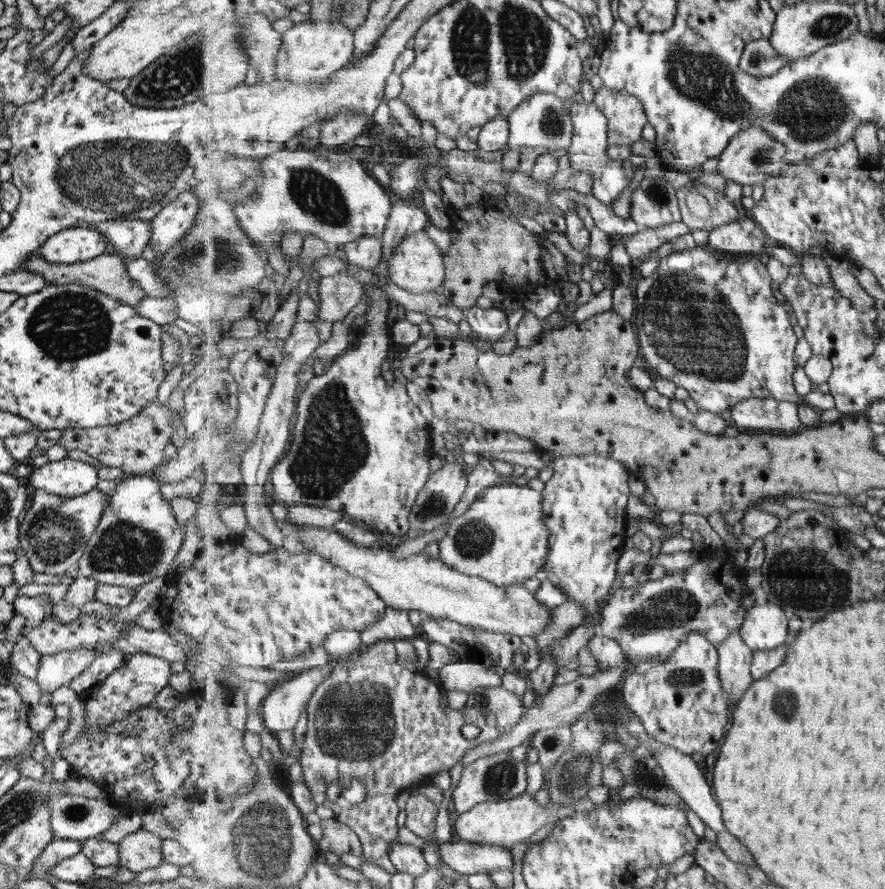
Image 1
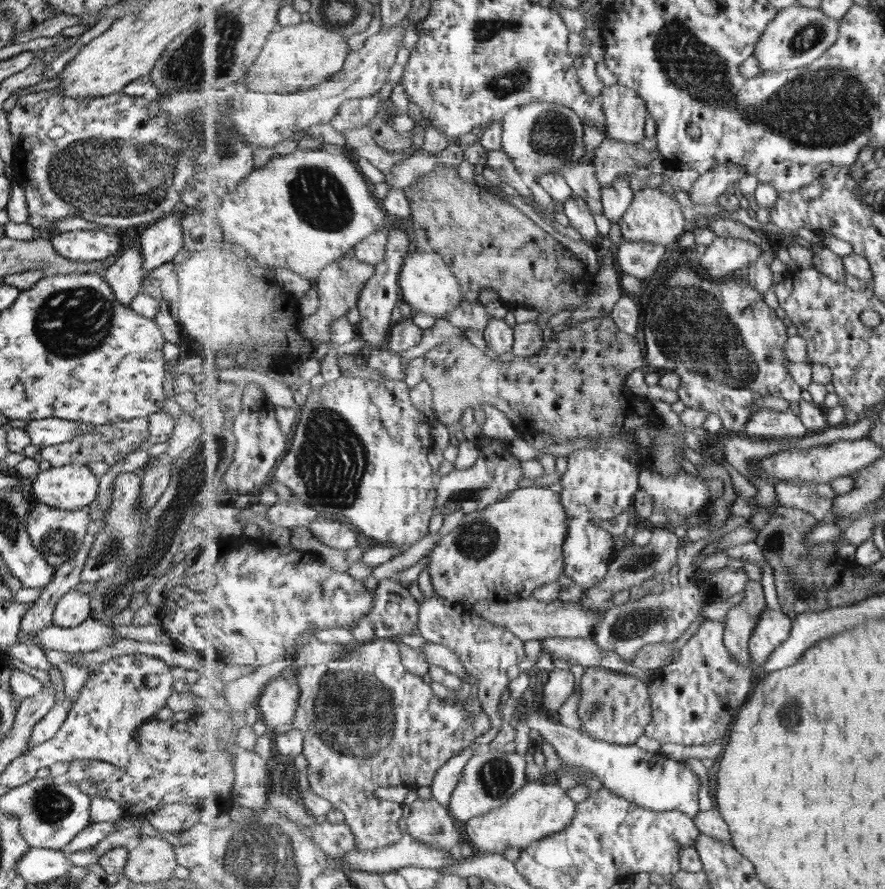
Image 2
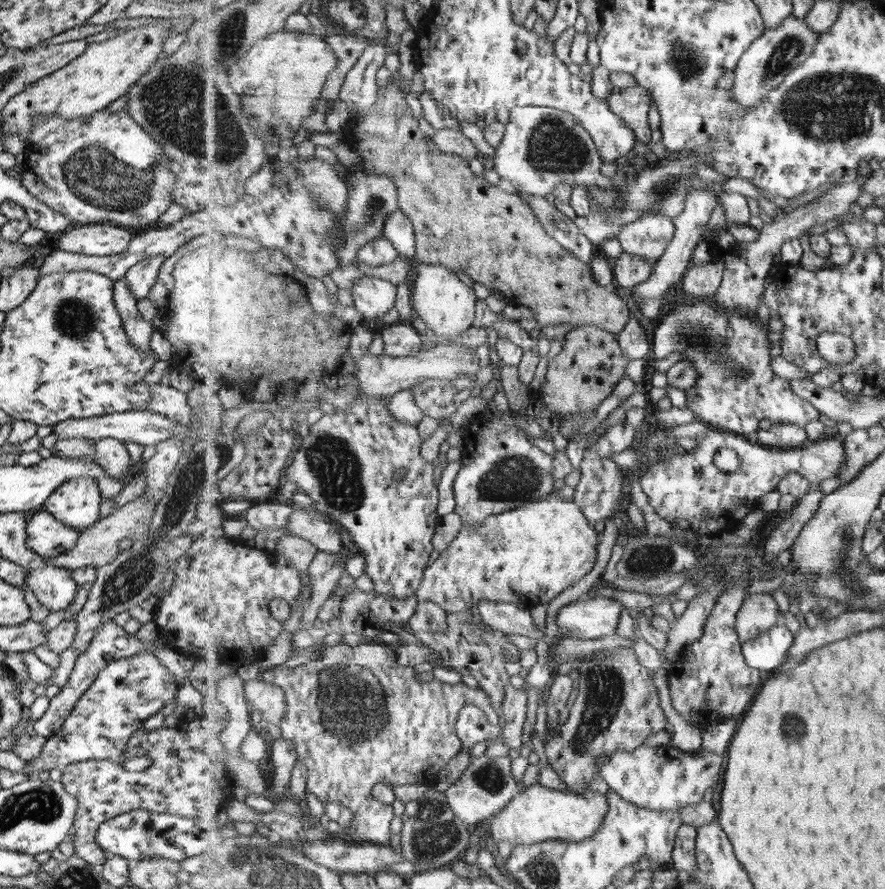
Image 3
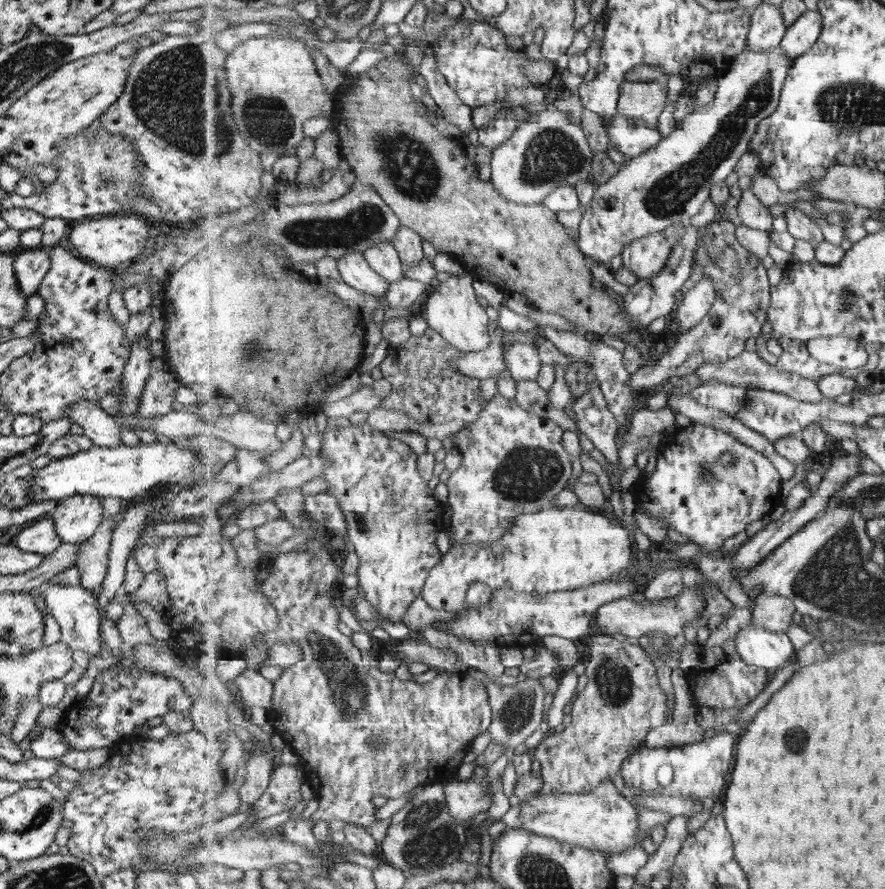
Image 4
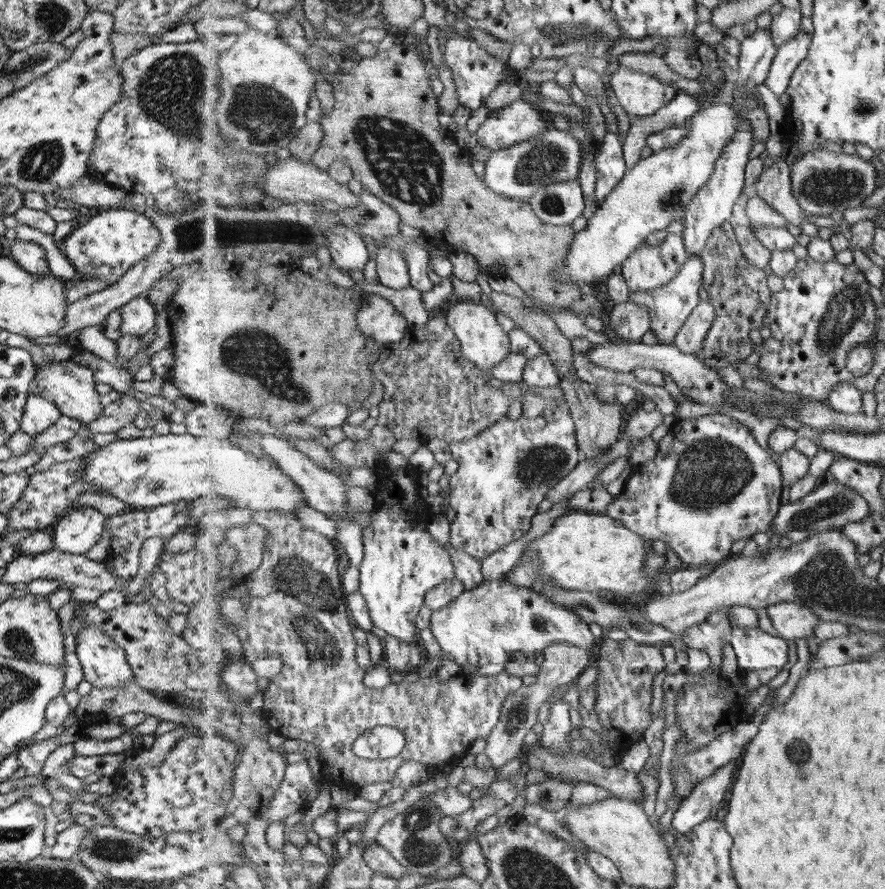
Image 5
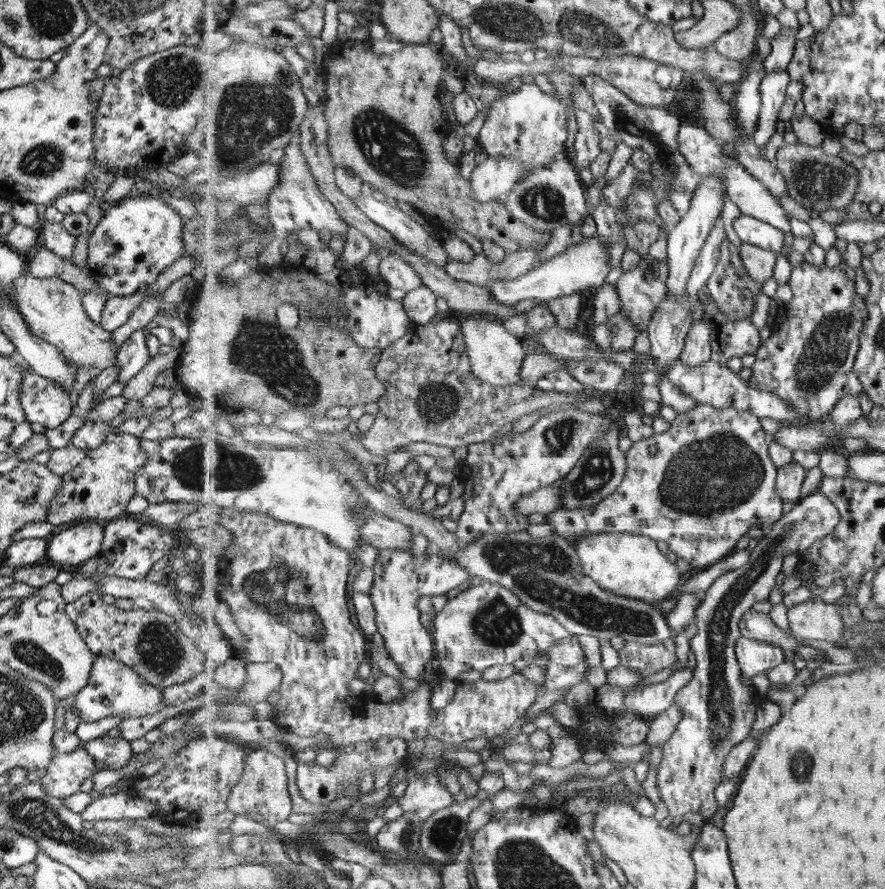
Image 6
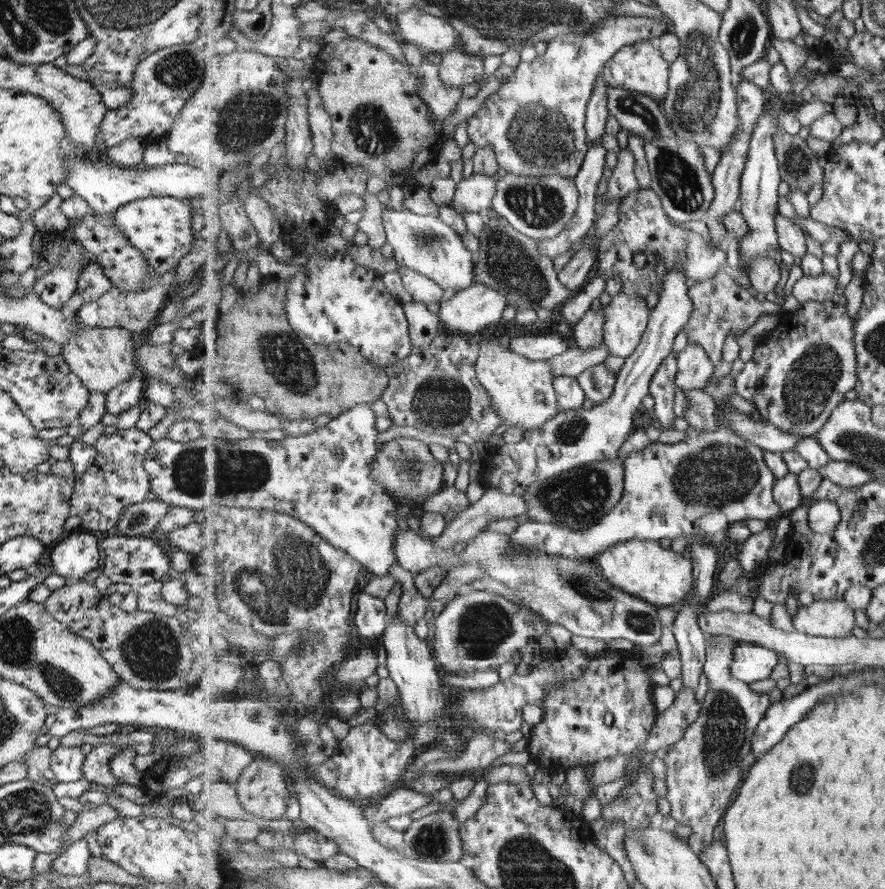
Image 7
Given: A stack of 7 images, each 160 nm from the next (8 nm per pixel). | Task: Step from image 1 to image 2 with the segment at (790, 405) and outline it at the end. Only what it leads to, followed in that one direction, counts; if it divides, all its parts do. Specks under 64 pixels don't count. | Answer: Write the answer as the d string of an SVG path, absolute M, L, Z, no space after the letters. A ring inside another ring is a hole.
M762 408L750 416L744 435L751 439L803 438L807 429L798 411L776 412Z

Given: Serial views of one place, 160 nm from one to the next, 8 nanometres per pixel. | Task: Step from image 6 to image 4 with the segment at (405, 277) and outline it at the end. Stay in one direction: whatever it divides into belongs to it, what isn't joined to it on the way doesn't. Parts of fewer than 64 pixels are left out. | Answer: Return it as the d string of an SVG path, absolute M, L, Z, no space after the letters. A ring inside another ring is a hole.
M392 242L375 244L368 248L363 255L368 260L370 267L384 276L390 284L405 278L404 263Z

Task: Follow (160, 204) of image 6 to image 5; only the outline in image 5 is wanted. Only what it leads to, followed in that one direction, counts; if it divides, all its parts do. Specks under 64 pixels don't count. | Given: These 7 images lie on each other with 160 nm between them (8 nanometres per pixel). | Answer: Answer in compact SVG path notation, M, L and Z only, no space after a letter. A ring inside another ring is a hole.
M126 209L101 211L85 224L75 227L60 243L60 254L82 278L114 283L128 268L157 246L160 236L150 218Z

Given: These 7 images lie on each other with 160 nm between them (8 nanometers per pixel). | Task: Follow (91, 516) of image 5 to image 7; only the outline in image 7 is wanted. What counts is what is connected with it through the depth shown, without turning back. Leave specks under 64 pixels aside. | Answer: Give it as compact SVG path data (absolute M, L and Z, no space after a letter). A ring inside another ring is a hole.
M72 533L57 542L48 556L53 574L57 574L66 583L81 582L101 562L98 542L99 540L86 533Z

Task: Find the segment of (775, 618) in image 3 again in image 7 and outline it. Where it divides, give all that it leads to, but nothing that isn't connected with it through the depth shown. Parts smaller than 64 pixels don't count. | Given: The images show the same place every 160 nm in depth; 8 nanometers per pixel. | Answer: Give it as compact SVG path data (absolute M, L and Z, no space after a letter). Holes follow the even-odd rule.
M844 599L814 601L793 618L794 628L802 633L823 637L847 638L853 634L855 609Z

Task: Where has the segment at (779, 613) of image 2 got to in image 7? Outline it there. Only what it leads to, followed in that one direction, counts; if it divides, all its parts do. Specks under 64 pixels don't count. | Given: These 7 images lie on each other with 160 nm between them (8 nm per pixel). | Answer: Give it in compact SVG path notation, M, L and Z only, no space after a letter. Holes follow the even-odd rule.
M741 641L737 643L735 648L730 668L731 676L741 682L753 684L760 680L769 679L777 664L779 664L779 656L777 656L776 650Z

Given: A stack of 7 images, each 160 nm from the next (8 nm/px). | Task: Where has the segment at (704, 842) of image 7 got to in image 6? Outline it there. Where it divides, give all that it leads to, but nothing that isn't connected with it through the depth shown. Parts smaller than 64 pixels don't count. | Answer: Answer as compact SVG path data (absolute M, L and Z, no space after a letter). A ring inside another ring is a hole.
M817 492L806 496L801 502L795 504L790 512L785 513L774 526L768 527L766 537L760 540L752 550L751 556L742 562L740 568L727 572L705 592L703 604L697 610L697 618L695 618L698 633L689 640L691 659L696 663L695 675L675 697L682 718L677 725L677 730L663 746L661 762L658 766L659 792L673 816L681 816L685 812L698 812L705 822L710 822L711 818L722 810L715 800L715 788L724 780L725 759L737 745L748 738L762 702L762 699L741 682L743 676L740 662L736 657L736 642L742 637L740 621L752 610L755 602L768 600L775 586L775 580L781 572L785 556L807 552L817 540L826 538L828 535L832 536L841 521L842 514L837 505L823 493Z

